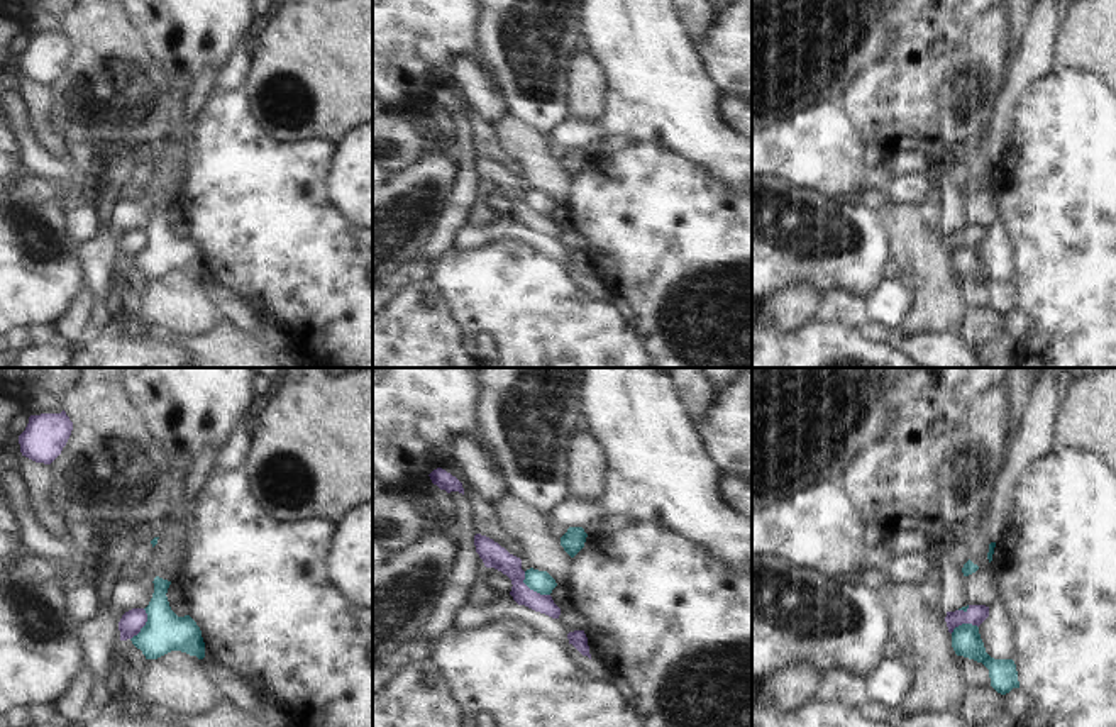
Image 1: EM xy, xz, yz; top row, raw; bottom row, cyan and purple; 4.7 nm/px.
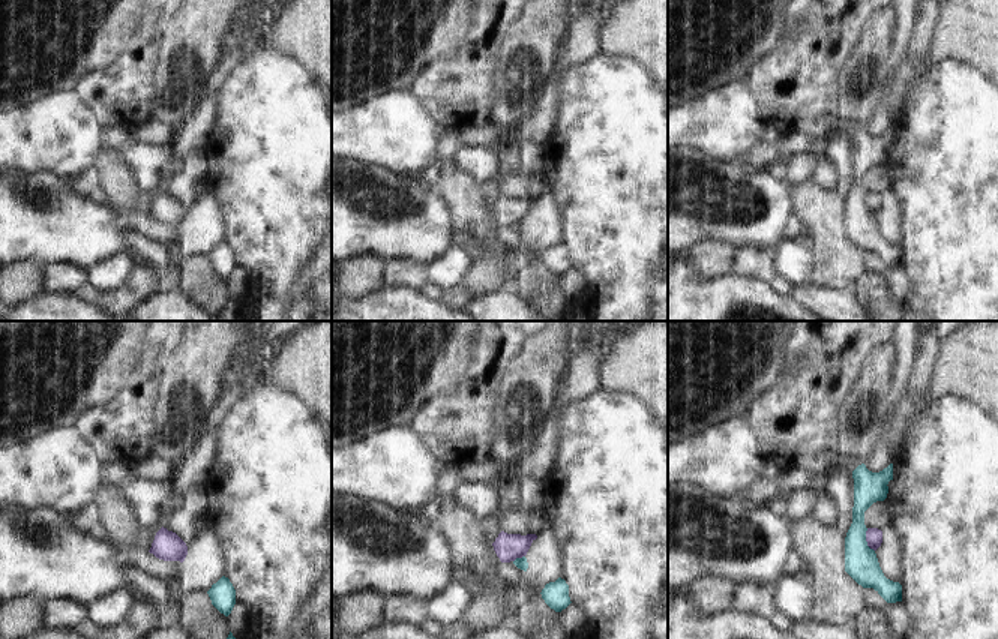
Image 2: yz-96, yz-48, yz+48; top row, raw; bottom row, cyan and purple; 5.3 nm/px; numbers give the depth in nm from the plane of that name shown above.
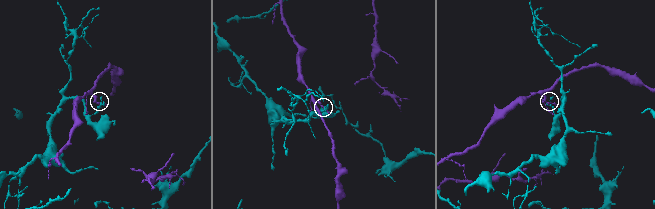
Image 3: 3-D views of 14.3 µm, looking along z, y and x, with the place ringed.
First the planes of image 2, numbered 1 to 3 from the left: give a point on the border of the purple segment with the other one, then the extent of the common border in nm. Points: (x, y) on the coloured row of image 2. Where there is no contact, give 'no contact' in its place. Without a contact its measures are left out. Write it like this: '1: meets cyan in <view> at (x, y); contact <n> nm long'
1: no contact
2: meets cyan in yz-48 at (518, 558); contact 70 nm long
3: meets cyan in yz+48 at (865, 540); contact 130 nm long

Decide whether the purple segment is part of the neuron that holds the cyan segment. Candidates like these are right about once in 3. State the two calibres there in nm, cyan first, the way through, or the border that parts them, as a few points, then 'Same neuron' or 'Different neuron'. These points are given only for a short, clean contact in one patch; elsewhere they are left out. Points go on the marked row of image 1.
Thickness 110 nm (cyan) against 110 nm. Boundary: xz (524, 571), (524, 582), (530, 588), (549, 595). Different neuron

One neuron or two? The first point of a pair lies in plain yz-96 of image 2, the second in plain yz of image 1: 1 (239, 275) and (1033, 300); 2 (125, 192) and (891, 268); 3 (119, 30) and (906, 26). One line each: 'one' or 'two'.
1: two
2: two
3: two

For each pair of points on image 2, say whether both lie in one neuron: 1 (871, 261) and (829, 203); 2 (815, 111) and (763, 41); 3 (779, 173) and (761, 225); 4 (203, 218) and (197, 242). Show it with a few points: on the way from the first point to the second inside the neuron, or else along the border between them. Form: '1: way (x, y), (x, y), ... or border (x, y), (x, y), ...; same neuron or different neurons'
1: border (862, 252), (868, 270); different neurons
2: border (782, 18), (779, 42), (746, 75); different neurons
3: border (766, 168), (775, 179), (785, 182); different neurons
4: way (203, 224), (201, 236); same neuron

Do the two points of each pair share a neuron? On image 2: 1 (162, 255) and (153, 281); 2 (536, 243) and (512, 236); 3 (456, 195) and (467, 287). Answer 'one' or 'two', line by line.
1: two
2: two
3: one

